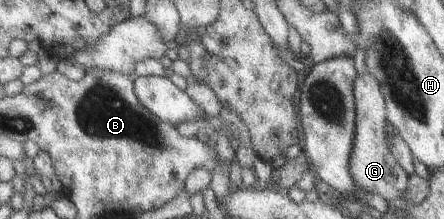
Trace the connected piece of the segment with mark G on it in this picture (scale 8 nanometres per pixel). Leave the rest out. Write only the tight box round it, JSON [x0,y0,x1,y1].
[348,70,408,203]

